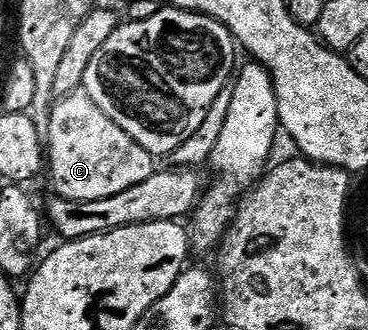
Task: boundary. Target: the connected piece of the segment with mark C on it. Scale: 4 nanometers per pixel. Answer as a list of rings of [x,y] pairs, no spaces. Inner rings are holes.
[[[84,90],[62,96],[54,103],[47,133],[47,172],[53,175],[57,196],[68,200],[98,200],[123,194],[123,190],[131,190],[131,186],[139,186],[139,182],[147,182],[153,176],[153,163],[153,153],[115,126]]]

